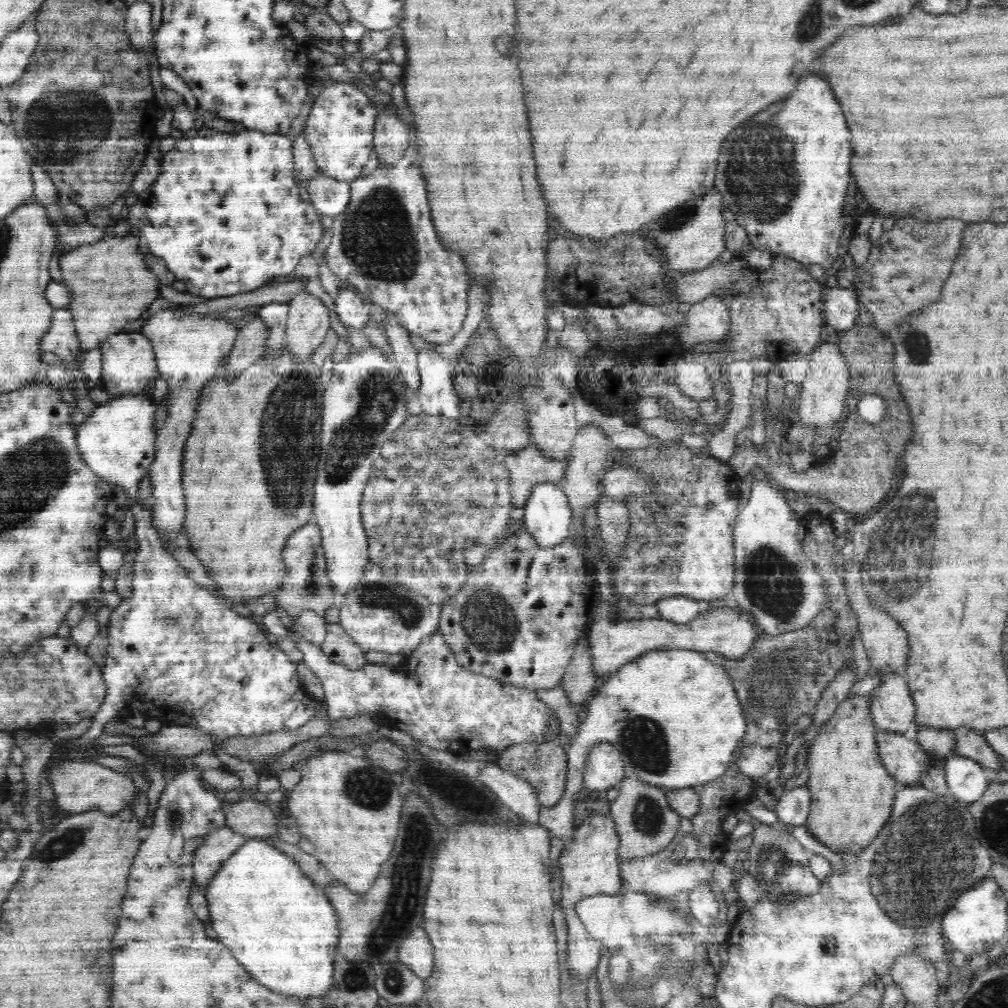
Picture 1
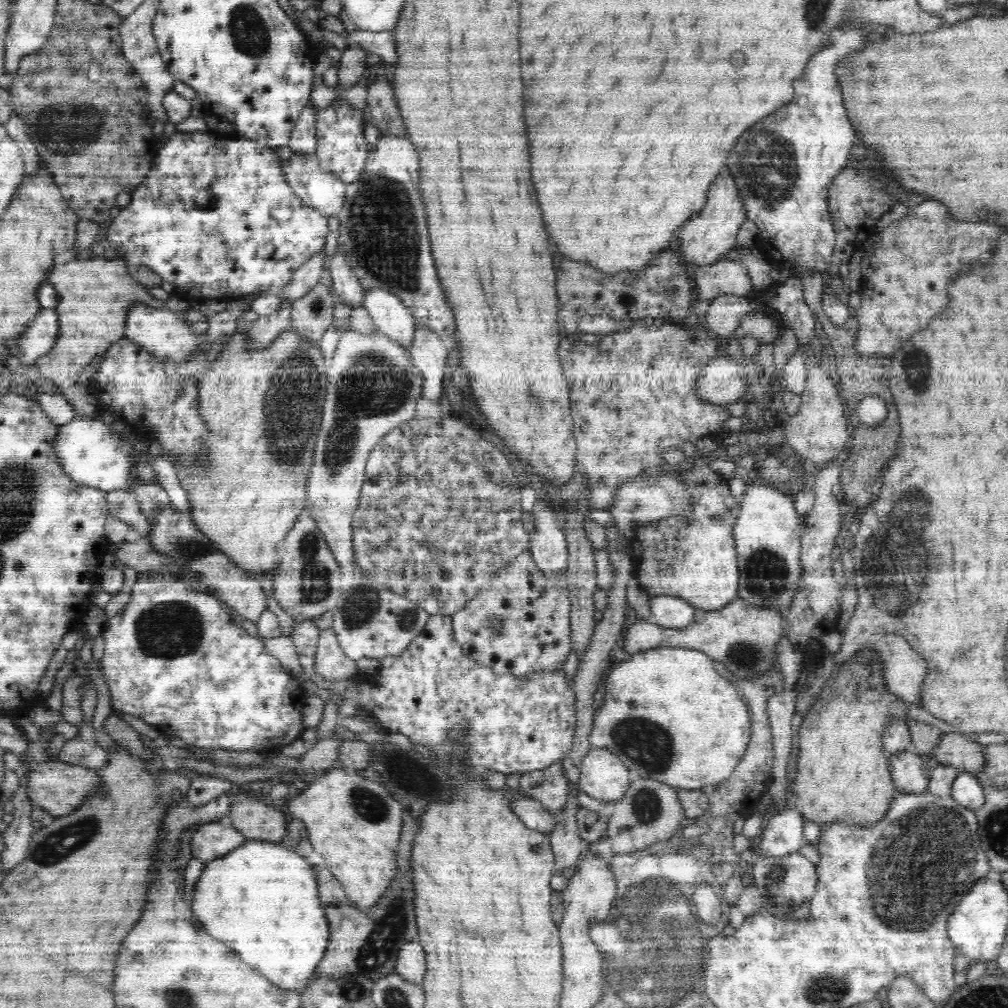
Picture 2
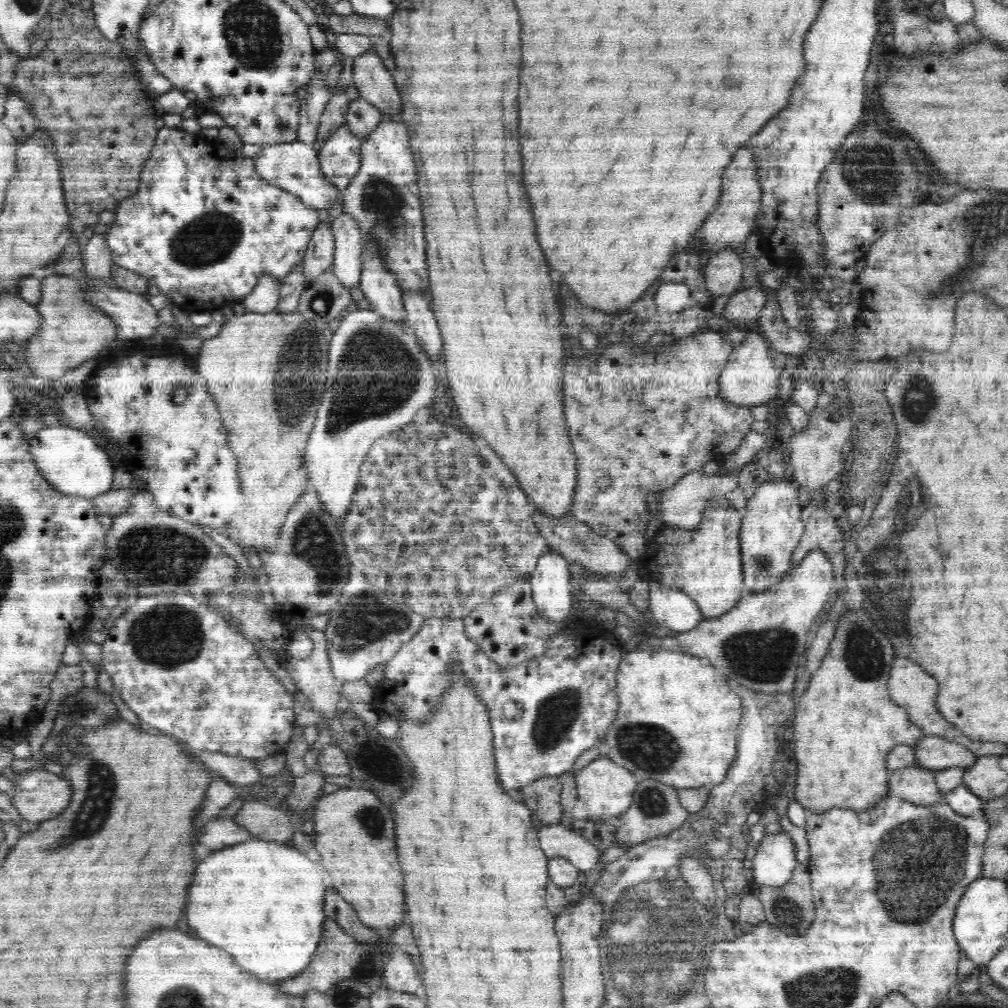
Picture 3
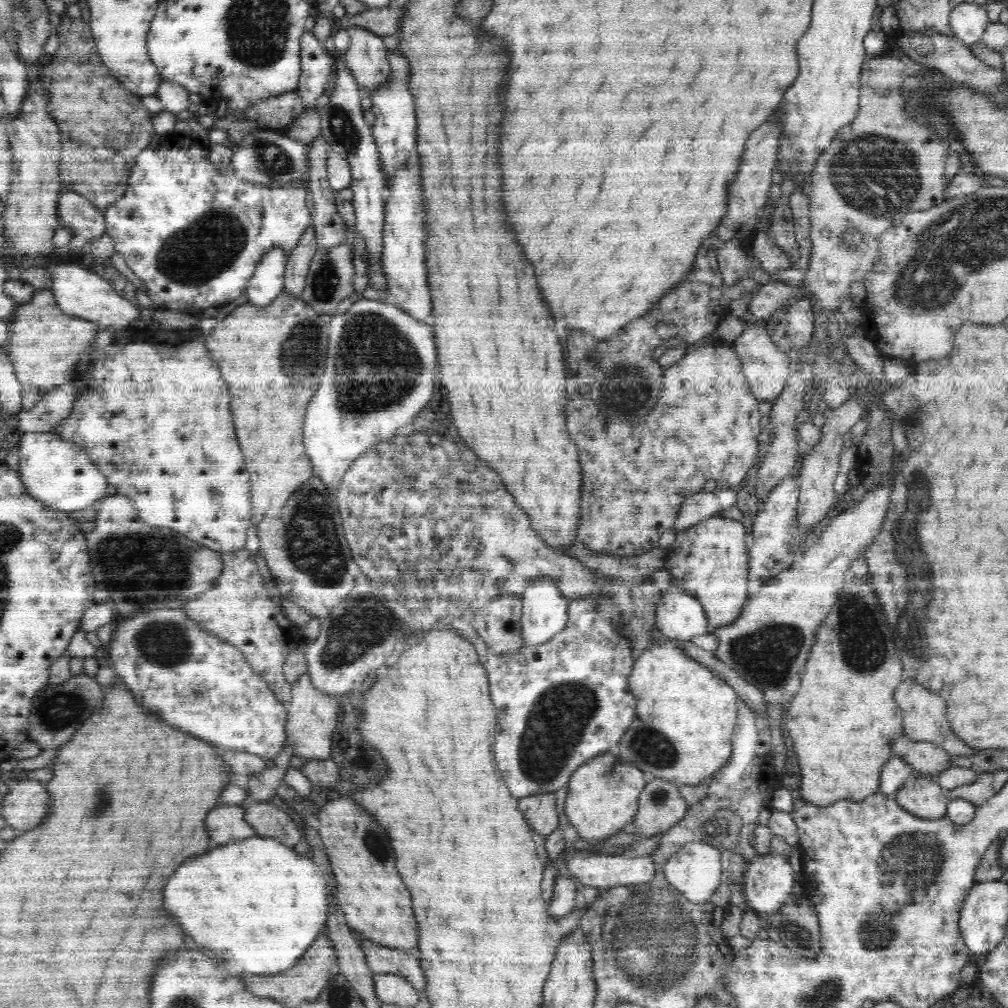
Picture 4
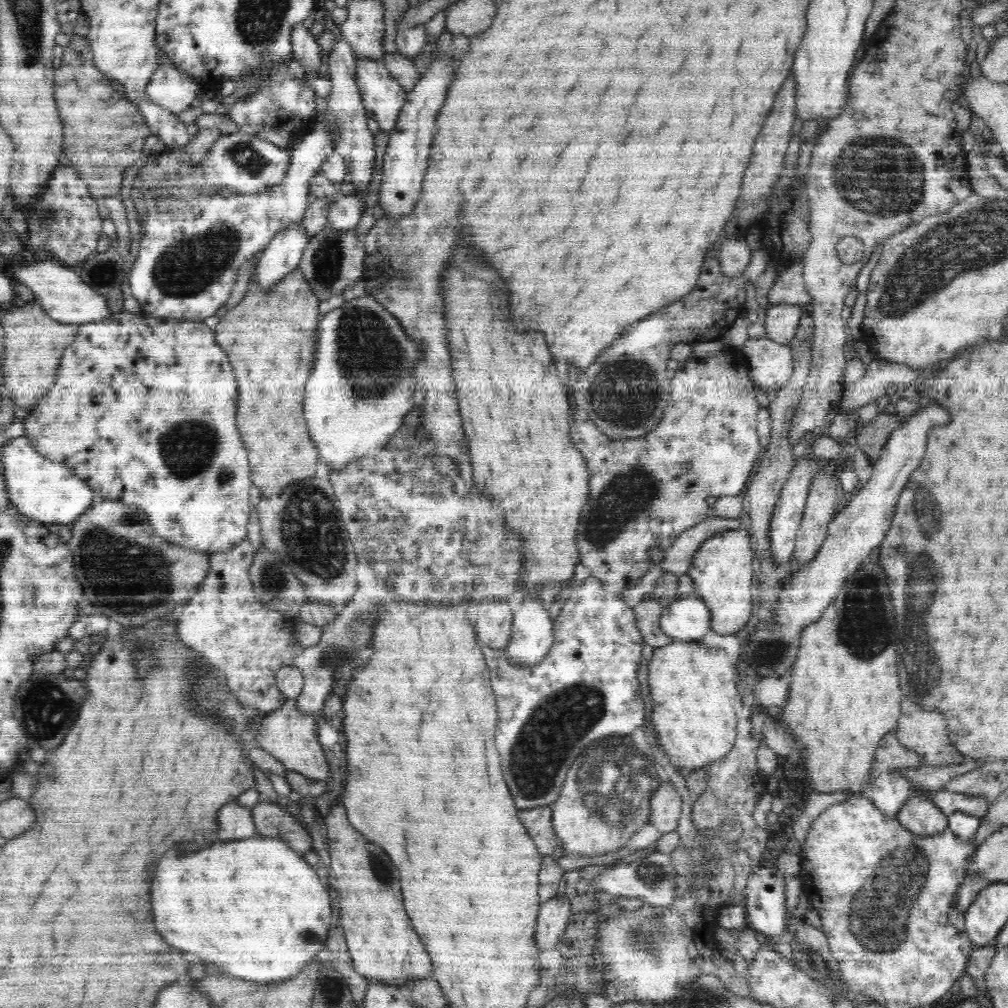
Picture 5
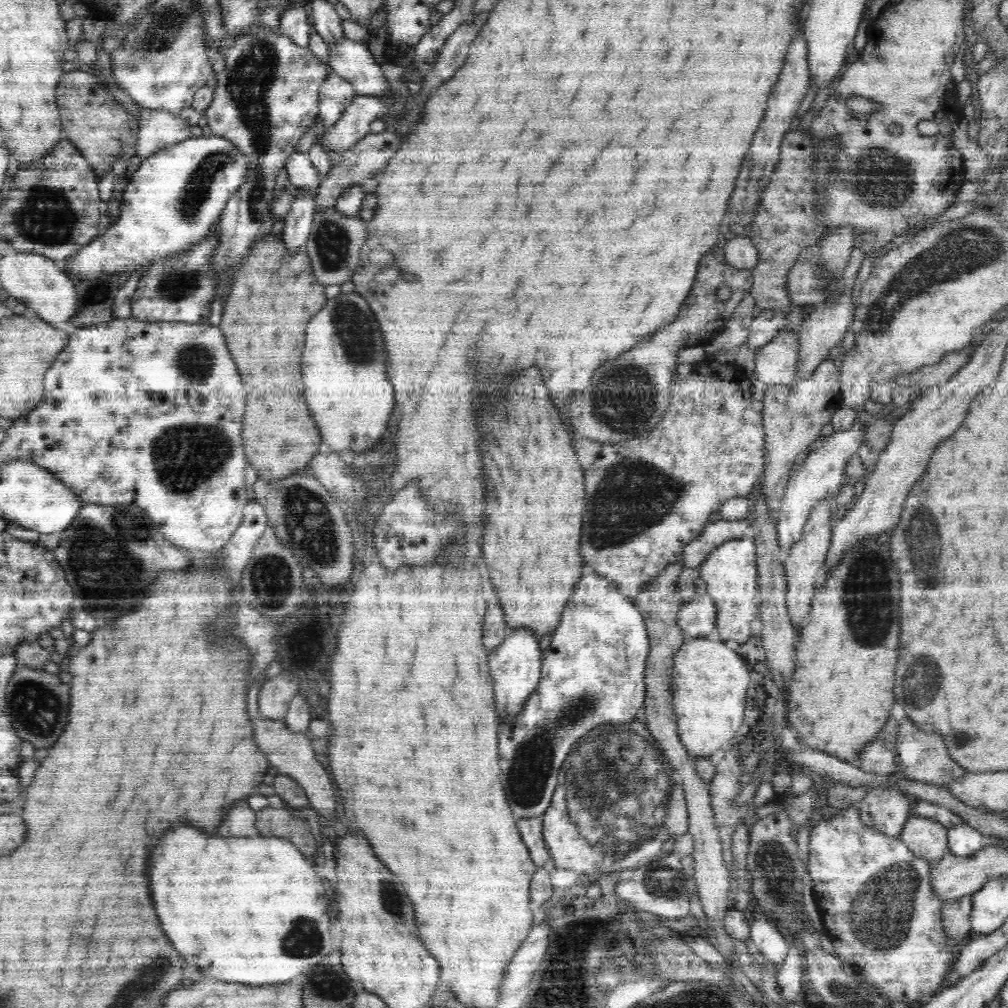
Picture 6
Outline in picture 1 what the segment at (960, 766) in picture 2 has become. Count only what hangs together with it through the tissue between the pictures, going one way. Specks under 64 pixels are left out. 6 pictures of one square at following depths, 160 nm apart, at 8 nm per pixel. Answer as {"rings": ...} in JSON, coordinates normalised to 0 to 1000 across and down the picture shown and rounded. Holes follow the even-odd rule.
{"rings":[[[951,721],[944,724],[947,727],[948,740],[943,747],[945,750],[965,752],[974,762],[990,764],[993,762],[993,752],[978,736],[976,727],[964,724],[961,721]]]}

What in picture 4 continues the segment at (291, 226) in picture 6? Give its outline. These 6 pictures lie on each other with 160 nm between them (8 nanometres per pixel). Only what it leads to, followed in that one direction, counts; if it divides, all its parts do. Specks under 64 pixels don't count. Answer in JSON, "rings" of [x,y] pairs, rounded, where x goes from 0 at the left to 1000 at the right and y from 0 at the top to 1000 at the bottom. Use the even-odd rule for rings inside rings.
{"rings":[[[274,246],[254,263],[253,271],[246,280],[246,288],[243,288],[250,304],[265,305],[281,291],[285,255],[278,246]]]}

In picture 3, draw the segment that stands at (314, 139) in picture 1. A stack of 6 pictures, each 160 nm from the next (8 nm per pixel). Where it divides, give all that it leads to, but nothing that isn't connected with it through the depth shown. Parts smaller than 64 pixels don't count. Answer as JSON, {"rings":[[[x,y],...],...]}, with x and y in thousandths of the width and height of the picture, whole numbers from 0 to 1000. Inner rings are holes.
{"rings":[[[339,122],[318,141],[314,149],[319,172],[339,189],[358,167],[359,139]]]}

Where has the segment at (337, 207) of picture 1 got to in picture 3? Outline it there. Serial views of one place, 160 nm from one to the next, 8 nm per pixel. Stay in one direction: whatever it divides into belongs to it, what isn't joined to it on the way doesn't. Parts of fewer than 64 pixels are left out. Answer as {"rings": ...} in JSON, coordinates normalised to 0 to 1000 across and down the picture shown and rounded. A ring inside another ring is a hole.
{"rings":[[[296,139],[278,144],[261,145],[252,159],[255,161],[255,171],[261,174],[270,185],[285,188],[311,207],[324,208],[339,192],[339,188],[331,185],[319,172],[315,152],[311,150],[310,145]]]}

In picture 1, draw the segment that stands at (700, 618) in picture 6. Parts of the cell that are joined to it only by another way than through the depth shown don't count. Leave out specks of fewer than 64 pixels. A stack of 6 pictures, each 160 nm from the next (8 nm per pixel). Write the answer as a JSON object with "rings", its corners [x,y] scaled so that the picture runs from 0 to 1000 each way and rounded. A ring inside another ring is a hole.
{"rings":[[[670,590],[651,596],[649,601],[653,605],[654,614],[670,619],[682,619],[690,611],[703,607],[704,599],[685,592]]]}

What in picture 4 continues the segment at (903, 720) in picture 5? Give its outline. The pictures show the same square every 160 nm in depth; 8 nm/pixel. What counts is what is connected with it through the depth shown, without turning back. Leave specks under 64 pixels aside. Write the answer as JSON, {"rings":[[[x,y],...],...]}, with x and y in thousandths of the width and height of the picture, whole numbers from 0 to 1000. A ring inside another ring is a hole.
{"rings":[[[904,672],[895,673],[886,686],[887,694],[895,705],[897,712],[897,729],[909,736],[924,736],[933,740],[943,750],[962,750],[968,748],[970,744],[960,740],[955,734],[948,730],[940,717],[939,698],[929,690],[925,685],[917,683],[913,677],[907,677]]]}

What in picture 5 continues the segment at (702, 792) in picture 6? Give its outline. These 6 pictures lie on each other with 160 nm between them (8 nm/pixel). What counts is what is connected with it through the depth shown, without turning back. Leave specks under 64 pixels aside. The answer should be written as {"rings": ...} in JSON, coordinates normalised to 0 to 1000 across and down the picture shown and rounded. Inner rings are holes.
{"rings":[[[642,589],[633,601],[629,601],[632,612],[633,624],[637,628],[639,638],[648,644],[662,641],[669,638],[670,635],[665,633],[655,621],[655,613],[660,601],[650,593],[650,590]]]}

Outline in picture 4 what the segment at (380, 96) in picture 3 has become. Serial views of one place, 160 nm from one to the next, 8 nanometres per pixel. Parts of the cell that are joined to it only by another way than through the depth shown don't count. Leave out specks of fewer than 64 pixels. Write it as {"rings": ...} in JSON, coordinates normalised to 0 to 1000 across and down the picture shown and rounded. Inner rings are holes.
{"rings":[[[336,25],[347,37],[347,46],[339,52],[342,67],[345,67],[353,79],[354,87],[361,93],[371,93],[379,85],[387,83],[388,67],[379,37],[357,27]]]}

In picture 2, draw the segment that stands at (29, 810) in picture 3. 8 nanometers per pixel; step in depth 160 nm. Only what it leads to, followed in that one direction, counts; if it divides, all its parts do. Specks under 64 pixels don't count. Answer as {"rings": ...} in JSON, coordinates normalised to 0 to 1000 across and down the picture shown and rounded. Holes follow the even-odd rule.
{"rings":[[[54,753],[39,757],[30,766],[27,772],[27,789],[34,801],[46,804],[52,810],[63,811],[77,803],[83,792],[95,786],[93,782],[101,776],[101,769],[93,763],[73,760]]]}

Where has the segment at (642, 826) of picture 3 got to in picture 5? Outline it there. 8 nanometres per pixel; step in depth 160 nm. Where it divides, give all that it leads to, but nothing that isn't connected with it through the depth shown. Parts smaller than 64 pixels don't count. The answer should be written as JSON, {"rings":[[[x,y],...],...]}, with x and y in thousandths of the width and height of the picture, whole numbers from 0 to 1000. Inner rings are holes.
{"rings":[[[658,771],[650,787],[643,793],[644,815],[657,827],[673,821],[678,796],[673,787],[668,777]]]}

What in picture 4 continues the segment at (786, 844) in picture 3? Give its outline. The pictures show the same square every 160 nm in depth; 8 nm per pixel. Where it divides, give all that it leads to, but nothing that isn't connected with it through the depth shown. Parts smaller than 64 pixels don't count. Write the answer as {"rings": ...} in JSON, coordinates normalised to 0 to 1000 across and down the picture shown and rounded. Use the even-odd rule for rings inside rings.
{"rings":[[[764,845],[752,848],[742,855],[737,870],[737,886],[743,902],[756,912],[772,907],[785,892],[784,884],[792,870],[786,863],[785,853]]]}

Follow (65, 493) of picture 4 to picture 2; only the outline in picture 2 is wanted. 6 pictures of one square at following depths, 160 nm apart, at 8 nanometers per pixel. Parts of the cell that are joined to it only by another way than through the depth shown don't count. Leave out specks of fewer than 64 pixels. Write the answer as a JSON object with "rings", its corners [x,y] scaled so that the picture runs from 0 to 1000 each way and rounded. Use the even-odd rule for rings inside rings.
{"rings":[[[73,414],[71,419],[60,423],[54,447],[60,451],[60,459],[65,465],[74,478],[83,482],[98,483],[99,486],[125,486],[127,474],[129,474],[129,456],[127,456],[127,444],[123,438],[111,431],[109,423],[103,419],[91,417],[91,414]]]}

